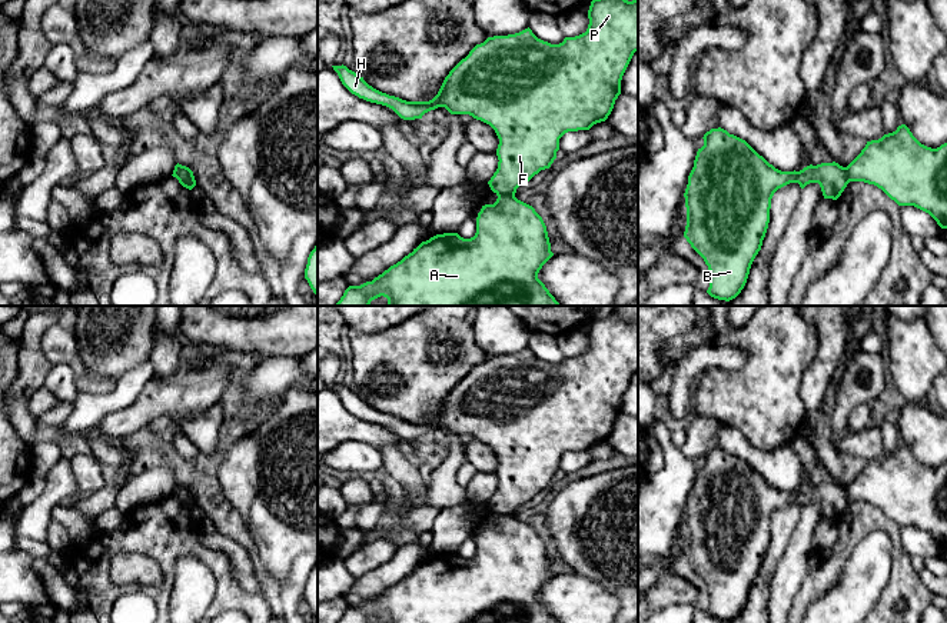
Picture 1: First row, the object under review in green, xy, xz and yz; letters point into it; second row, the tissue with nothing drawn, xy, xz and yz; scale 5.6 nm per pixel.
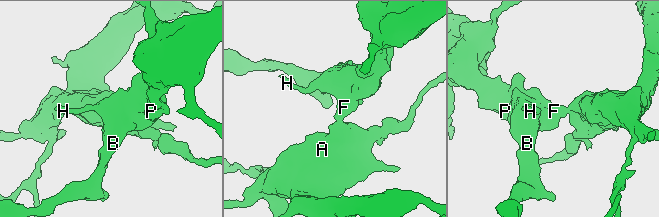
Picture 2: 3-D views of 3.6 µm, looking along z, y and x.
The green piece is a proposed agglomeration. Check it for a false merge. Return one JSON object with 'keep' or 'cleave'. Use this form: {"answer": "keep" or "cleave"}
{"answer": "cleave"}

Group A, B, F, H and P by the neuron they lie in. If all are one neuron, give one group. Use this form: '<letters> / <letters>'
A / B F H P

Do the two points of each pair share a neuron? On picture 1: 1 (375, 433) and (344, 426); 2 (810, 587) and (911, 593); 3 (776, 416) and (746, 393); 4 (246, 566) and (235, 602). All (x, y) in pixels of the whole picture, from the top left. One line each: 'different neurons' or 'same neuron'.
1: same neuron
2: same neuron
3: same neuron
4: different neurons

